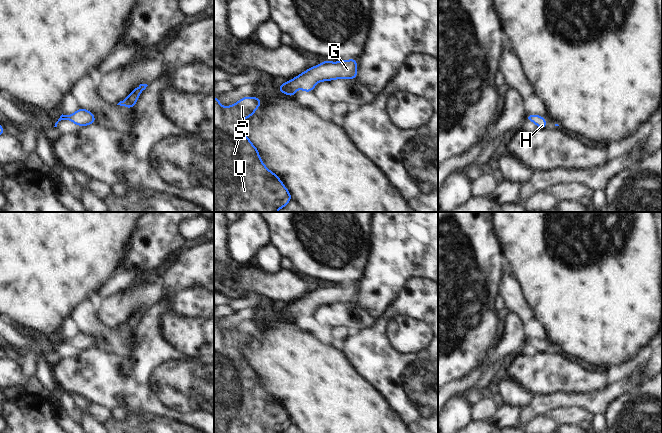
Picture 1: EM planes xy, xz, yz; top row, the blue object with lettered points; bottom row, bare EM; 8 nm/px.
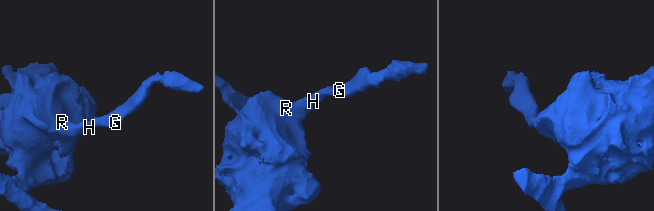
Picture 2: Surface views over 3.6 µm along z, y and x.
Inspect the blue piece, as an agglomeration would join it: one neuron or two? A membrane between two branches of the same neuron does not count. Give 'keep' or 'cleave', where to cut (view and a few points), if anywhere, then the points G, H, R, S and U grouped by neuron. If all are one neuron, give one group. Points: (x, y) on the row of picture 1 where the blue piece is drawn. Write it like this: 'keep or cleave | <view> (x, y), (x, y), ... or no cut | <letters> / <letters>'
keep | no cut | G H R S U

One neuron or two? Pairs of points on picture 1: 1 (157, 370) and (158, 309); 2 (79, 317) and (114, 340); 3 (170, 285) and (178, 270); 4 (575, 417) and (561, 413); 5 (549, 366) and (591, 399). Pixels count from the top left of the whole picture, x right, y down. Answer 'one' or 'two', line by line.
1: one
2: one
3: one
4: one
5: two

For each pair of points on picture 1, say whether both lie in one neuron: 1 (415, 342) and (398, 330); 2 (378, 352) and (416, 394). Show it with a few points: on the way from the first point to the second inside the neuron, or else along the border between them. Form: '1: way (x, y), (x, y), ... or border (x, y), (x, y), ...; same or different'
1: way (411, 338), (402, 334); same
2: way (385, 362), (407, 384); same

